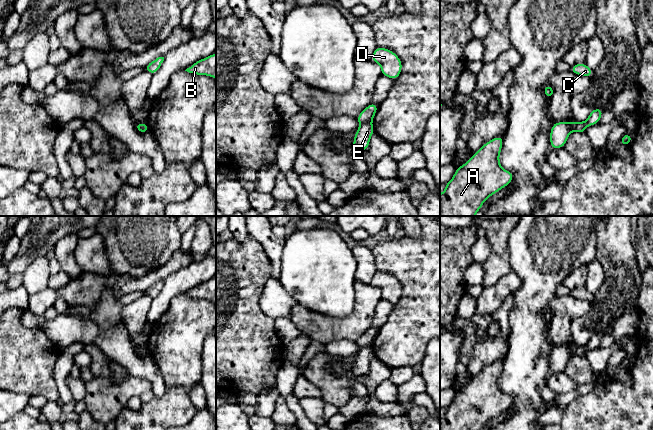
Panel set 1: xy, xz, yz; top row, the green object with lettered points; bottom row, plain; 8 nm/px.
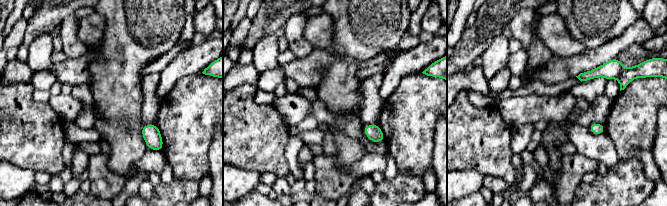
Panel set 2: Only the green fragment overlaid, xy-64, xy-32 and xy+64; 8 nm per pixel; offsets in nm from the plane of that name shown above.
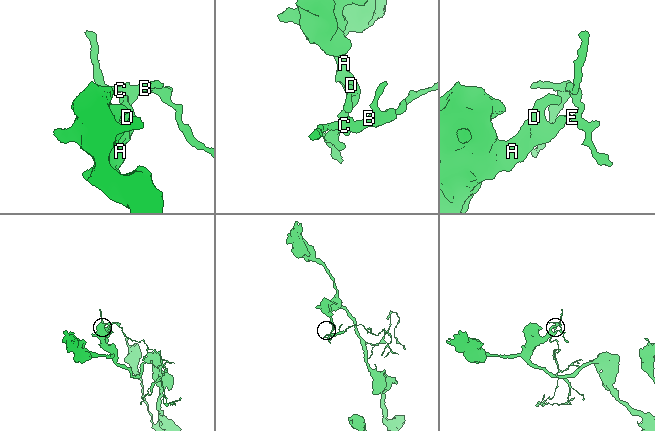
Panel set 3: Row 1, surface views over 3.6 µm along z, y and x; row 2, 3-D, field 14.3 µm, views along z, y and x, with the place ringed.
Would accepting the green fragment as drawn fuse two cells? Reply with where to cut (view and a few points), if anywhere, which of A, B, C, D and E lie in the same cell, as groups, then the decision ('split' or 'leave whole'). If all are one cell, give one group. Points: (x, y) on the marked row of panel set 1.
xz (370, 121), (361, 124) | A D / B C E | split

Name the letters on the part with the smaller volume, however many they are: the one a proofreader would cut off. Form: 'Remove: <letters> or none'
Remove: B, C, E

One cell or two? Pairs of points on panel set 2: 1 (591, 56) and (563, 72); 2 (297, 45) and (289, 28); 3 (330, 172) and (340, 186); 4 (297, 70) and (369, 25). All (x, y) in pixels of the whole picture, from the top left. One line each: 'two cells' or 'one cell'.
1: one cell
2: one cell
3: one cell
4: two cells

